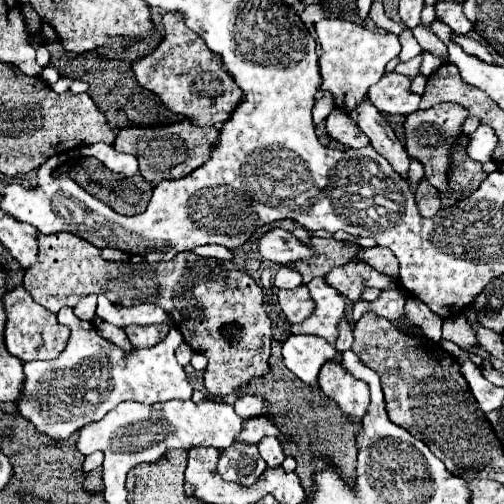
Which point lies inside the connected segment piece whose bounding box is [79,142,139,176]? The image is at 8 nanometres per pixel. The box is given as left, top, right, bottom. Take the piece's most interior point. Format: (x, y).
(125, 164)

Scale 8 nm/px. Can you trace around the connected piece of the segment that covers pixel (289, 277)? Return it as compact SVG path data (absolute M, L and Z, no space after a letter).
M283 266L277 270L275 274L275 282L273 282L277 288L295 288L301 284L301 280L293 278L293 268L291 266Z

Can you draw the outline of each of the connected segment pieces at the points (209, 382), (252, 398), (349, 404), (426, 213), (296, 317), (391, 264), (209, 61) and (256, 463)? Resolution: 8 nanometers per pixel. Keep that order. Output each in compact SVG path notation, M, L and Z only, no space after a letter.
M37 234L39 242L39 258L37 264L25 270L23 288L31 294L31 298L57 314L63 306L75 308L77 300L87 294L103 294L111 304L117 306L137 306L137 304L157 304L167 314L171 314L175 328L181 334L187 334L187 342L193 350L201 350L209 358L209 366L205 370L205 386L207 390L219 400L227 394L233 394L245 382L255 376L265 376L269 370L269 354L271 354L271 320L265 312L263 290L255 284L255 280L245 272L239 270L233 262L221 260L207 260L195 256L193 252L181 252L169 262L107 262L101 258L101 250L87 240L69 234Z
M255 394L241 396L241 398L237 398L237 402L235 402L235 412L237 412L241 418L259 416L265 408L267 408L267 404L263 402L263 398L259 398L259 396L255 396Z
M325 362L319 374L321 390L335 400L341 410L353 420L361 420L369 406L369 388L365 382L353 378L339 362Z
M423 178L421 184L415 190L415 202L419 208L419 214L423 218L433 218L439 208L441 208L441 198L439 198L439 190L435 190L433 186L427 184L427 180Z
M301 284L295 290L279 290L277 298L283 308L283 314L293 324L303 322L305 318L309 318L313 314L313 300L311 300L305 284Z
M359 248L353 256L353 260L361 260L361 262L367 262L371 268L379 270L381 274L387 274L391 276L393 280L397 280L399 276L399 264L397 264L397 258L391 254L391 250L387 248Z
M177 12L163 14L161 24L165 36L159 46L133 64L139 86L159 96L167 110L185 116L195 126L215 126L229 120L231 110L235 110L243 94L227 70L223 70L219 56L205 46L203 38L185 26Z
M235 442L227 450L223 450L217 464L219 474L227 482L237 482L241 486L255 484L265 468L267 464L261 458L257 446L247 446L241 442Z

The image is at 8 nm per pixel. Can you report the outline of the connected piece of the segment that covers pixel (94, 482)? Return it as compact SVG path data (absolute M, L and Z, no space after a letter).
M101 468L89 472L87 478L83 480L83 486L85 486L85 490L89 490L89 492L101 492L101 490L103 490L103 482L101 482Z

